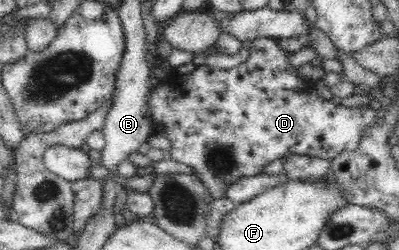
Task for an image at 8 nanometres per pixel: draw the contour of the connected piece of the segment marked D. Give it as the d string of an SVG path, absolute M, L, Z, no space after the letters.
M261 37L252 40L247 60L233 68L210 68L205 64L197 66L189 75L173 76L156 87L149 84L152 133L168 136L171 143L169 157L192 168L206 187L210 200L227 198L231 184L263 173L265 166L287 154L333 159L343 152L355 152L363 130L378 119L372 107L337 106L329 97L317 93L315 82L296 77L295 68L287 63L289 54L279 49L275 39Z

